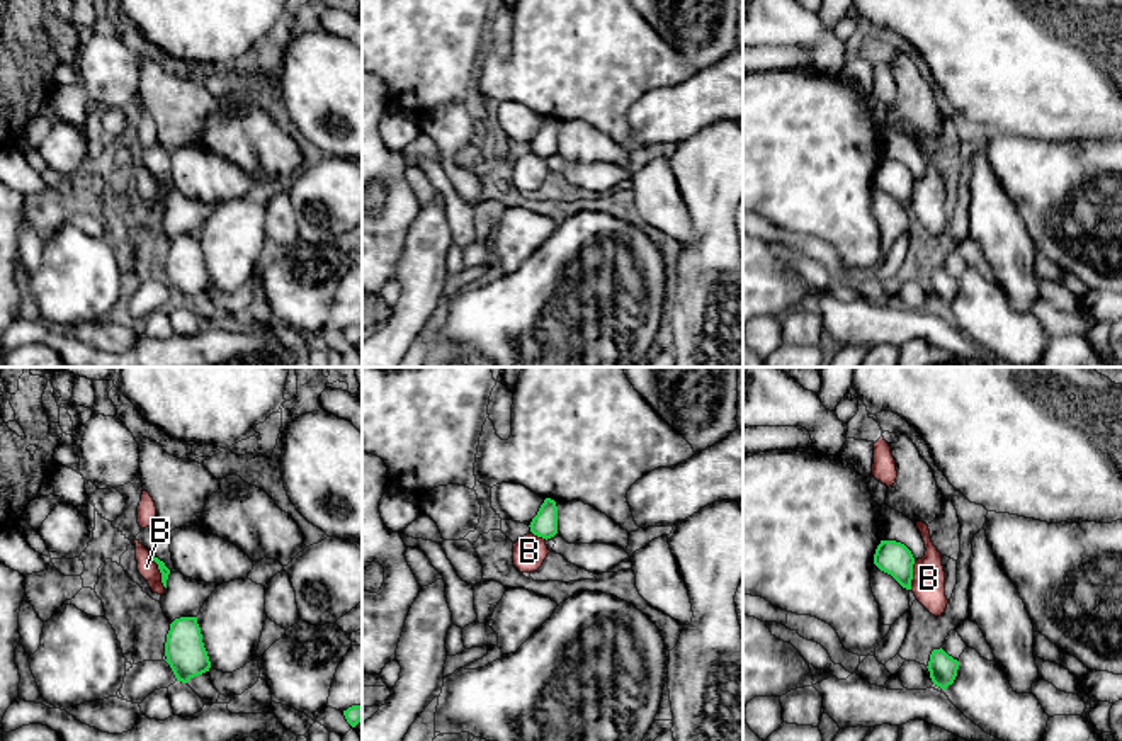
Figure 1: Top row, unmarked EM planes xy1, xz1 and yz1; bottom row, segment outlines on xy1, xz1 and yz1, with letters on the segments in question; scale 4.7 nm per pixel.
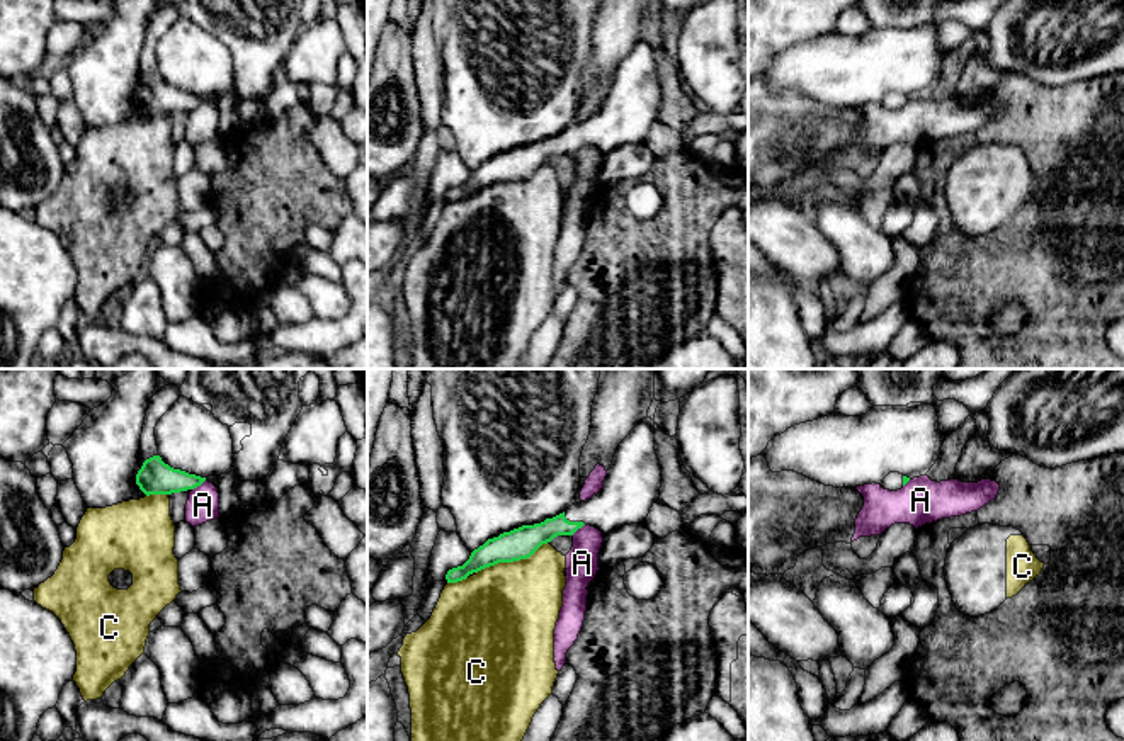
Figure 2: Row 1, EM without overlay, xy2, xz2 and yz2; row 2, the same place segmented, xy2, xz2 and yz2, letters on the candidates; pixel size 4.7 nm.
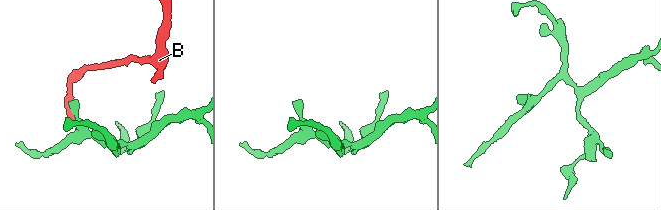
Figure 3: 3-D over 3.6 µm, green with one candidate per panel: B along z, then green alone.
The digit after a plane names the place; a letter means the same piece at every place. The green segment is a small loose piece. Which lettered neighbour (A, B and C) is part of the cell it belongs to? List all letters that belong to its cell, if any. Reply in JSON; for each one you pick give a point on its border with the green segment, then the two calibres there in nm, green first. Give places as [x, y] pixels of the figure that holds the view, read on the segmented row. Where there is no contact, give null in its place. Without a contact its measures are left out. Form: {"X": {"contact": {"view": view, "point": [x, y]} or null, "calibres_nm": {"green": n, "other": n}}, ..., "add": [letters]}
{"add": []}

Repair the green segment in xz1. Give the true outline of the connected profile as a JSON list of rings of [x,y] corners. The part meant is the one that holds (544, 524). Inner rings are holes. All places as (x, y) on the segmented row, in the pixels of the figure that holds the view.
[[[546,498],[537,515],[530,522],[530,532],[542,539],[551,539],[558,534],[558,506],[556,501]]]

